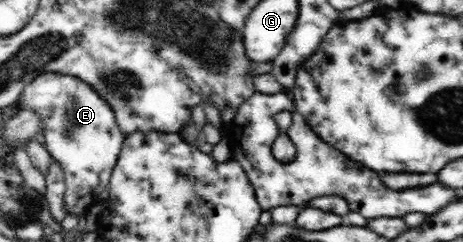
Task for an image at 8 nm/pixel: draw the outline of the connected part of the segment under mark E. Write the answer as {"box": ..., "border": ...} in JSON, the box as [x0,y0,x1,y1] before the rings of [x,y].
{"box":[22,72,124,217],"border":[[[55,72],[38,75],[33,81],[25,83],[22,94],[25,110],[36,111],[41,116],[44,146],[64,171],[66,191],[63,212],[79,217],[108,186],[123,147],[124,137],[114,111],[93,87],[72,75]]]}

